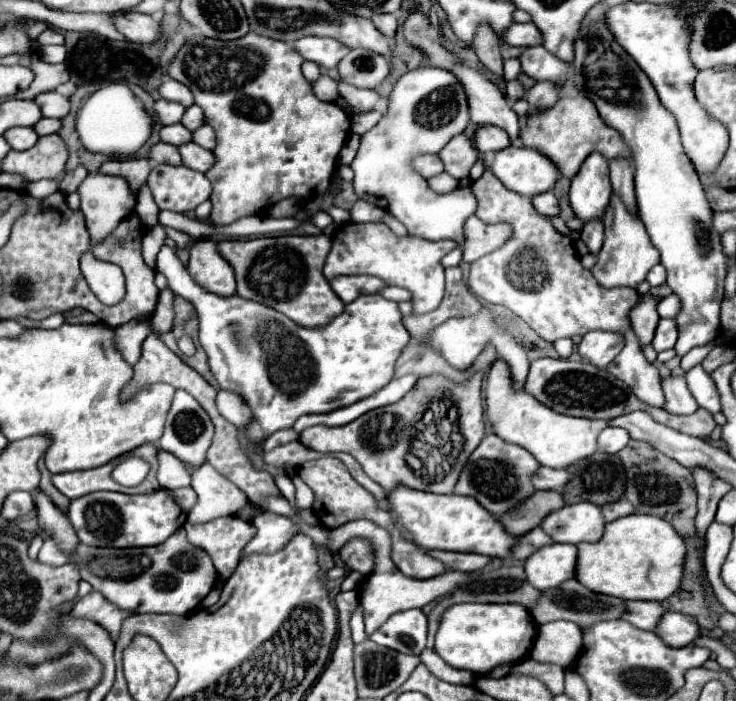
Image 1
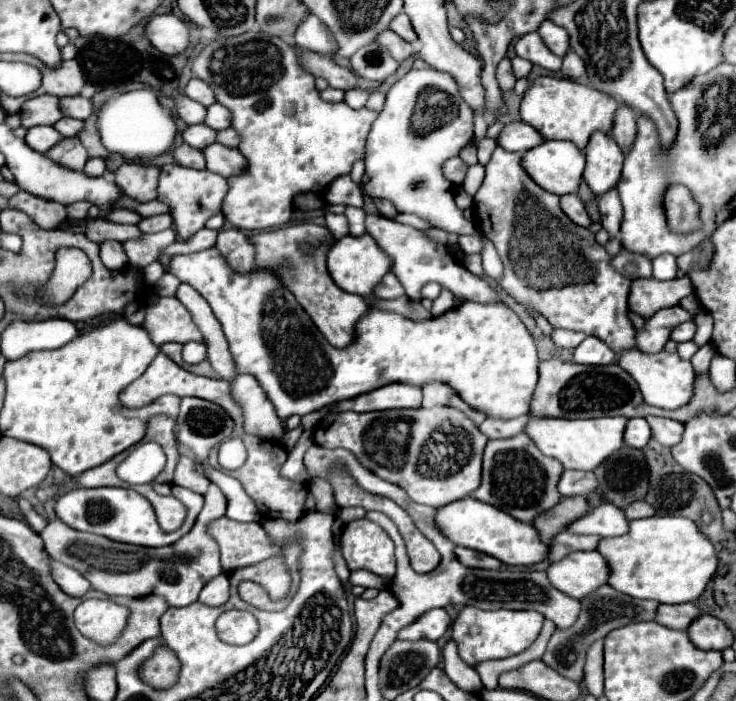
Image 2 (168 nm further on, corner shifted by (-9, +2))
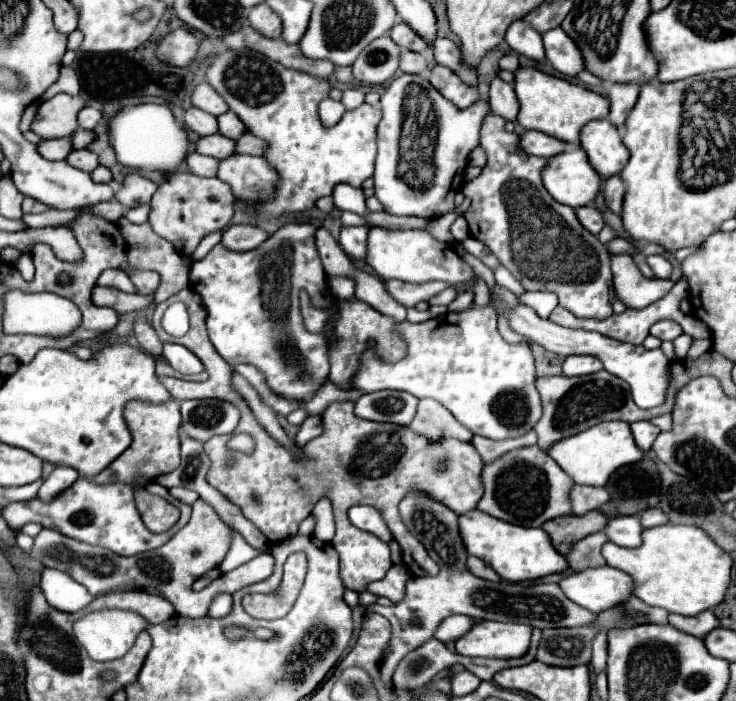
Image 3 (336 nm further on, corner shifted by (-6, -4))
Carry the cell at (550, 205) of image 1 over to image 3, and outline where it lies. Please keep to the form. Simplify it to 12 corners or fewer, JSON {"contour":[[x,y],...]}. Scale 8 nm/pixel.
{"contour":[[591,205],[577,207],[579,223],[589,233],[605,227],[601,213]]}

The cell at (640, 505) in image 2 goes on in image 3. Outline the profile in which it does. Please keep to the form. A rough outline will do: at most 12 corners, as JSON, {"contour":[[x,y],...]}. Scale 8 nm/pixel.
{"contour":[[657,507],[641,511],[643,527],[657,527],[669,521]]}

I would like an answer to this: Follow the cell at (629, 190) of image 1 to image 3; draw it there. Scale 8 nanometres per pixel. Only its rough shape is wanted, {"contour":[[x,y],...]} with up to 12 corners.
{"contour":[[609,85],[607,119],[623,129],[639,95],[637,85]]}

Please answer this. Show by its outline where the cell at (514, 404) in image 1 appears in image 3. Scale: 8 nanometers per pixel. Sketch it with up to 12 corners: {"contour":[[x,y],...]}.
{"contour":[[599,423],[547,455],[579,485],[643,457],[629,423]]}

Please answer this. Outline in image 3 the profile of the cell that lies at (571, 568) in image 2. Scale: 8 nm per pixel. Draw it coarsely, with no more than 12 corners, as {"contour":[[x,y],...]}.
{"contour":[[609,565],[567,573],[559,587],[593,613],[633,595],[631,577]]}

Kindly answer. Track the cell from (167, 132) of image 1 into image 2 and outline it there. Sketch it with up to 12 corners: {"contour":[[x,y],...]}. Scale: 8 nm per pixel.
{"contour":[[190,125],[184,141],[204,149],[216,141],[216,131],[208,125]]}

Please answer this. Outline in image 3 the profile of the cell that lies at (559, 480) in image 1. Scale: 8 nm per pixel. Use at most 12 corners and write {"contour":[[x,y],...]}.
{"contour":[[573,485],[571,509],[583,515],[609,499],[603,487]]}

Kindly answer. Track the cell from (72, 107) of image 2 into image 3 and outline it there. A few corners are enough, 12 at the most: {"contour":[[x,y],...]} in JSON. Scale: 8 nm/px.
{"contour":[[93,107],[79,111],[79,127],[95,129],[101,111]]}

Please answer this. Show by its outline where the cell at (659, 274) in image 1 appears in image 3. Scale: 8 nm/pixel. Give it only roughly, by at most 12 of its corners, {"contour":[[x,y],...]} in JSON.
{"contour":[[651,255],[647,263],[659,279],[671,277],[665,255]]}

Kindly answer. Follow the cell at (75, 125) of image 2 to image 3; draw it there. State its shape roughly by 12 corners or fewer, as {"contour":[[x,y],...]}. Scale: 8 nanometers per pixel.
{"contour":[[79,129],[71,135],[73,149],[85,149],[93,139],[93,131]]}

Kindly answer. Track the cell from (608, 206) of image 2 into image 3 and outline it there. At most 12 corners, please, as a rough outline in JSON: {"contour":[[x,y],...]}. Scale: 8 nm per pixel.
{"contour":[[619,175],[605,179],[603,195],[611,213],[621,213],[625,185]]}

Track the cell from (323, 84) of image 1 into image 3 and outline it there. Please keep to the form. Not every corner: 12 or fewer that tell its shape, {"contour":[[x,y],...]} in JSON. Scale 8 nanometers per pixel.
{"contour":[[323,99],[319,115],[327,127],[343,117],[345,107],[339,101]]}

